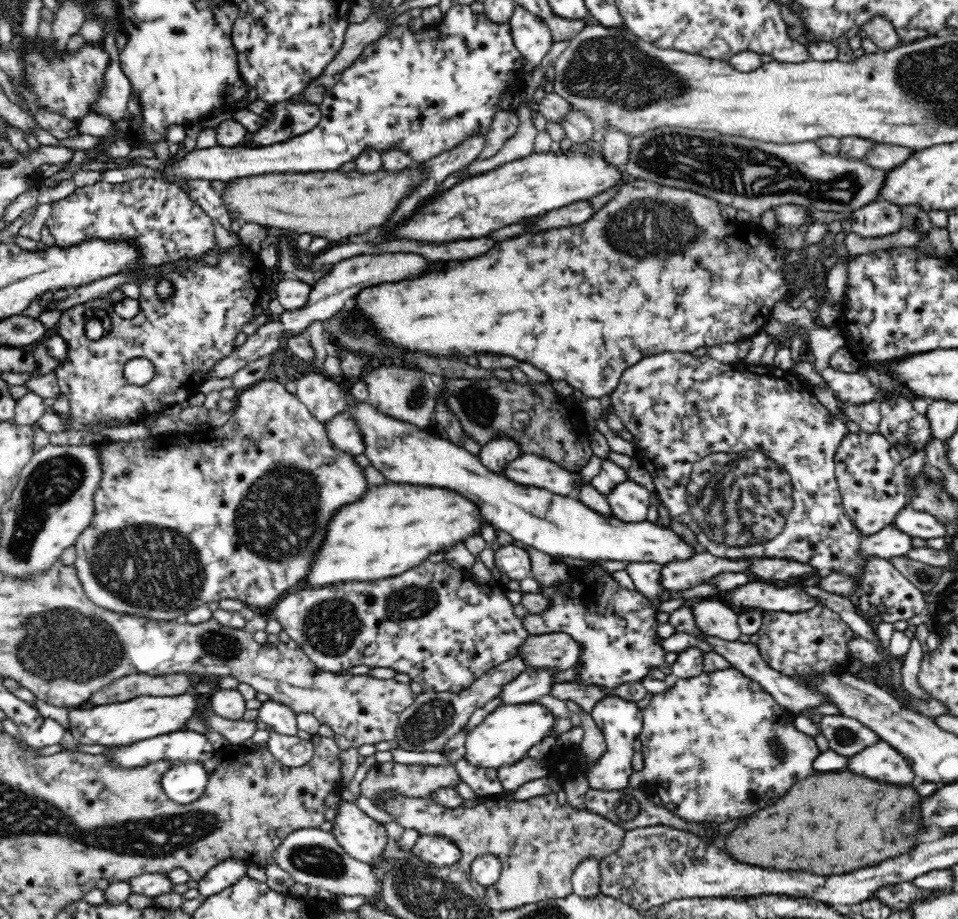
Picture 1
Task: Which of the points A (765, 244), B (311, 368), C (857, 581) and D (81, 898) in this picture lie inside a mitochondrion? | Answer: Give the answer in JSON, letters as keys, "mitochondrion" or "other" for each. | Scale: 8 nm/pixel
{"A":"other","B":"other","C":"other","D":"other"}

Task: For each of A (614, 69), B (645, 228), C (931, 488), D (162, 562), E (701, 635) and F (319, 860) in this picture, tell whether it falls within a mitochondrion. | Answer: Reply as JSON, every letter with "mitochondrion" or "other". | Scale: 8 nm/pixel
{"A":"mitochondrion","B":"mitochondrion","C":"mitochondrion","D":"mitochondrion","E":"other","F":"mitochondrion"}

